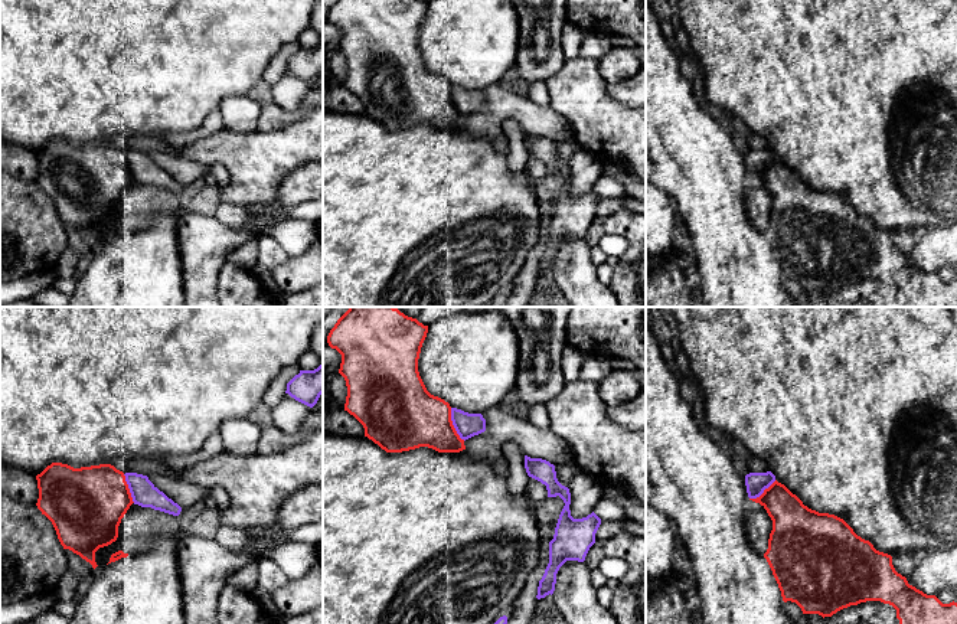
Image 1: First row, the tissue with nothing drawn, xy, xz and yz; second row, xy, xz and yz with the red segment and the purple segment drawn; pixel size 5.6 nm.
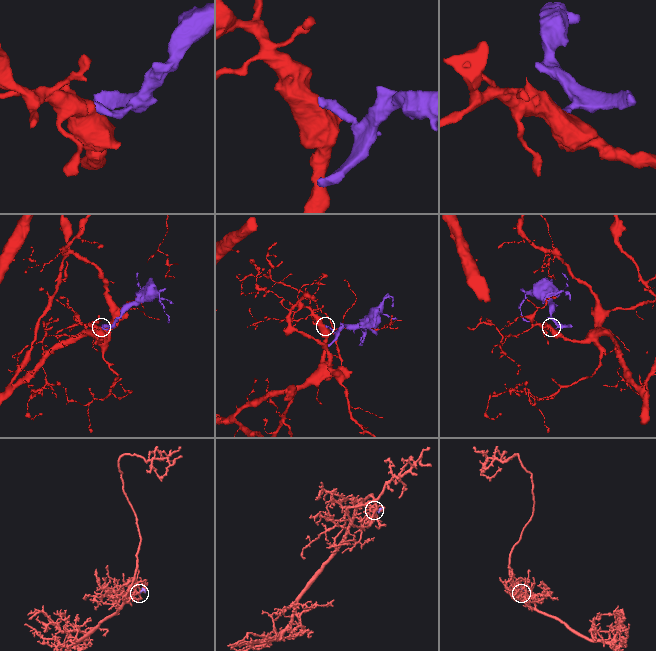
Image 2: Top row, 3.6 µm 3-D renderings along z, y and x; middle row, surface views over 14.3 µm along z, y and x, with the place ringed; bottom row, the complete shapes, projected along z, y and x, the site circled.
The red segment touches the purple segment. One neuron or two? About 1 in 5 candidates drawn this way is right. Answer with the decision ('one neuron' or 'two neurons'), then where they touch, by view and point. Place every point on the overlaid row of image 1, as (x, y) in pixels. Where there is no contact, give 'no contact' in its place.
two neurons; contact xz (453, 425)

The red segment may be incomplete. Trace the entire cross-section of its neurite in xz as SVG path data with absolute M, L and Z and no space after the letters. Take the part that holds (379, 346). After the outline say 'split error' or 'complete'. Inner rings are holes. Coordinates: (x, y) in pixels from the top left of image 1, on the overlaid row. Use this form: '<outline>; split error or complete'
M349 307L327 336L329 346L342 355L339 373L347 386L344 411L363 425L365 437L386 453L402 453L419 447L428 447L438 453L466 450L464 440L453 425L450 404L431 395L419 376L418 359L427 333L428 326L405 316L395 307Z; complete

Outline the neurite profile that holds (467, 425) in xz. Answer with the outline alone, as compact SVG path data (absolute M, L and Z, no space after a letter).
M451 408L451 421L461 440L468 440L486 431L486 419L481 414L468 414Z

